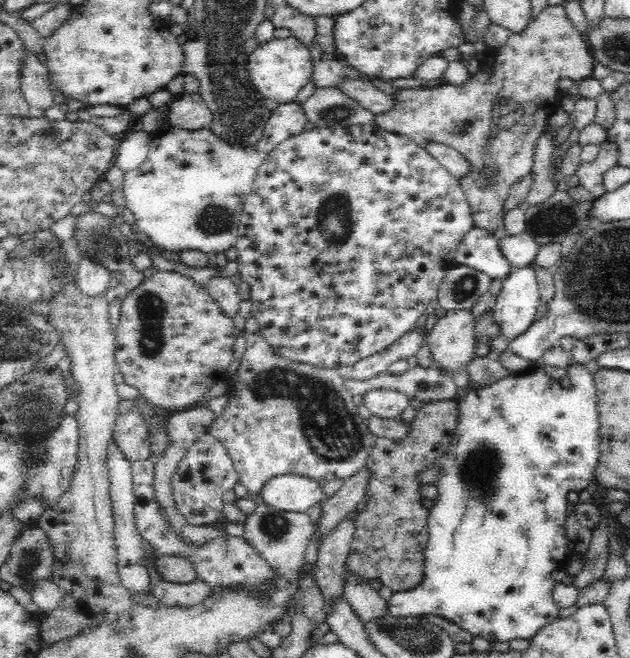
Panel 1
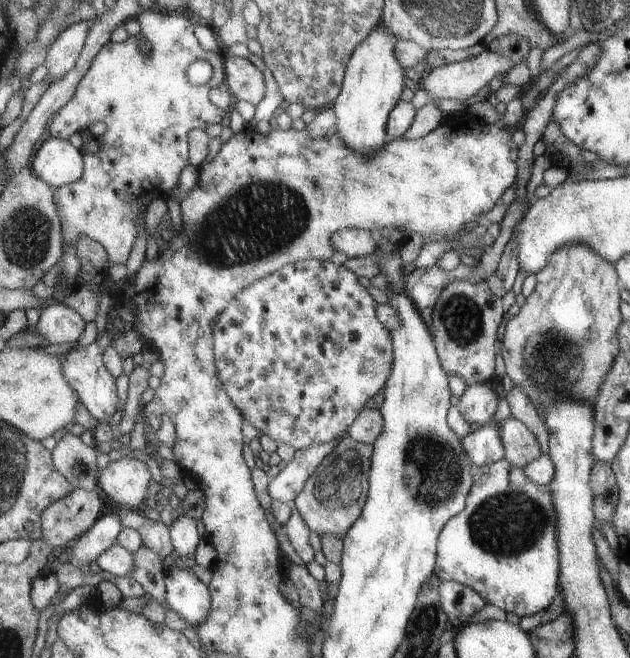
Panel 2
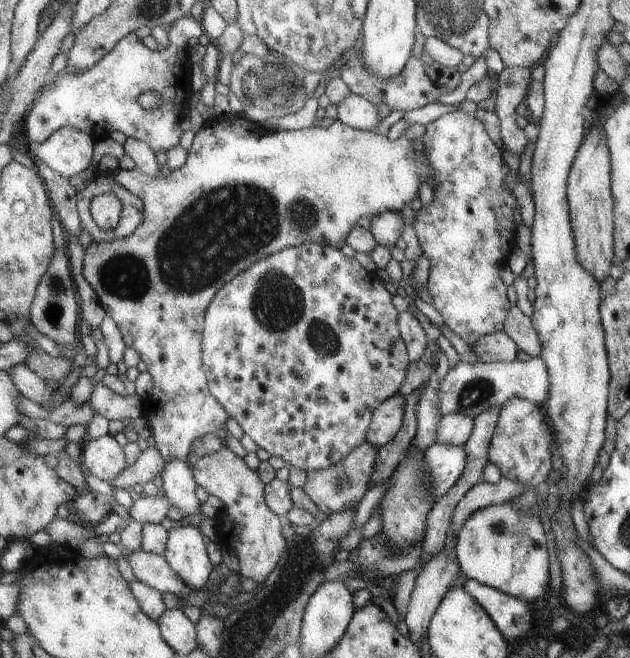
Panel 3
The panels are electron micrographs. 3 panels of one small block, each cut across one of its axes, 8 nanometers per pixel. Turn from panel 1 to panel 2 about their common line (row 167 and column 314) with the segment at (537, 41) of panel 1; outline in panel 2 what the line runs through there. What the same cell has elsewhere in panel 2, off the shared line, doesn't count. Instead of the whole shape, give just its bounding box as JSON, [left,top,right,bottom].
[294,436,373,540]

